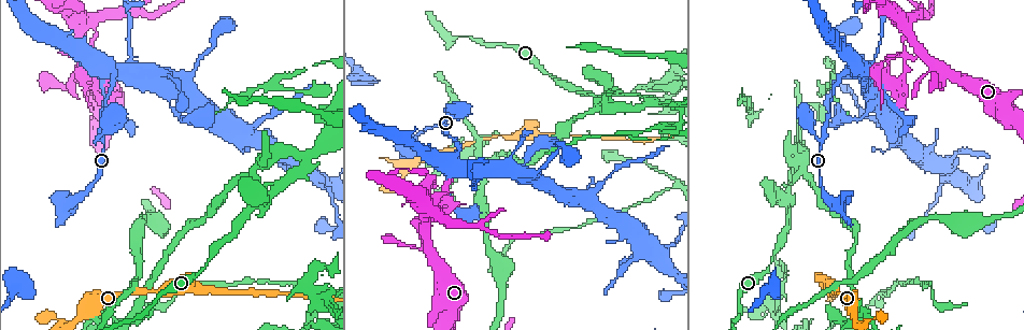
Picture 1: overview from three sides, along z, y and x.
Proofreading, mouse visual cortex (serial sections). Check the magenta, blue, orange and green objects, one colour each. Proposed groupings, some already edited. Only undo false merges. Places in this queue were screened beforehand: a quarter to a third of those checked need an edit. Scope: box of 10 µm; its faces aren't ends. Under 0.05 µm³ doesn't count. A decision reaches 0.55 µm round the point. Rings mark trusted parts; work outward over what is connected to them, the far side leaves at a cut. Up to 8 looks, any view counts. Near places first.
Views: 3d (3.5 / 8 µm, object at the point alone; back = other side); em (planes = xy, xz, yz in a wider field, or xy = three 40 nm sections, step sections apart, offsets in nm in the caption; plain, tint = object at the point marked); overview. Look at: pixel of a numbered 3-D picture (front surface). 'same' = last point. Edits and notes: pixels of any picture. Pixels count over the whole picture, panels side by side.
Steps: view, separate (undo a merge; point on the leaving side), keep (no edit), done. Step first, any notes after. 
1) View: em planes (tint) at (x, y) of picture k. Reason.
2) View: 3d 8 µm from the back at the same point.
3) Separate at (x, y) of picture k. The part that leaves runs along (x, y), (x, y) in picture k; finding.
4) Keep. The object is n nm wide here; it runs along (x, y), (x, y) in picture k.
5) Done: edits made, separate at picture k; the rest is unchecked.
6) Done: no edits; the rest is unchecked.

View: 3d 3.5 µm at (786, 199) of picture 1. Looks like a crossing.

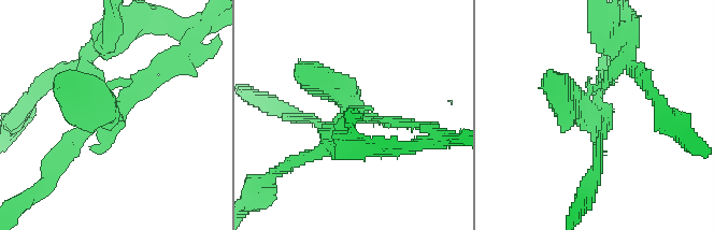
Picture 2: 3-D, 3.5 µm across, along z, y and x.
View: em xy step 3 (tint) at (107, 112) of picture 2. Shape alone is not enough.

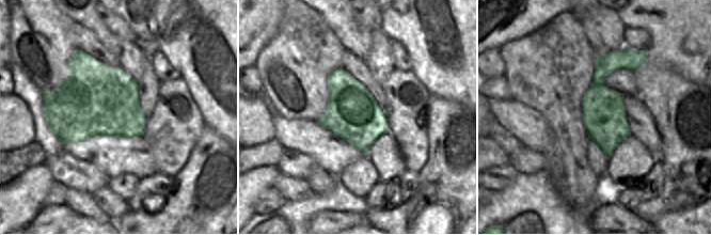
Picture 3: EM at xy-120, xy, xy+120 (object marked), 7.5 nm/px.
Separate at (605, 72) of picture 2. Two cells meet here.

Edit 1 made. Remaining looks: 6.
View: overview. See it whole again.

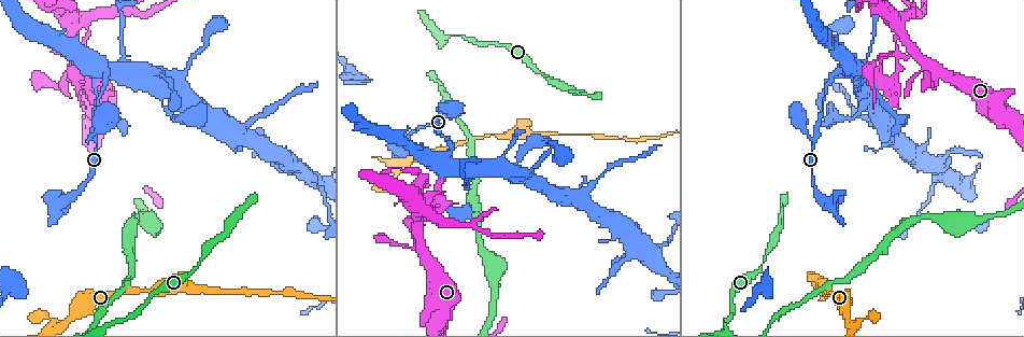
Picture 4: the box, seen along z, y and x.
View: 3d 3.5 µm at (53, 83) of picture 4.

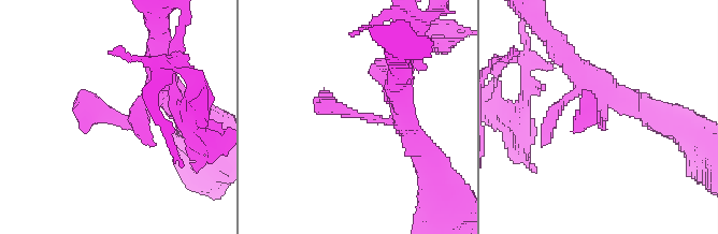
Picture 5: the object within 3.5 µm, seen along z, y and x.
View: em xy step 2 (tint) at (117, 116) of picture 5. Shape alone is not enough.

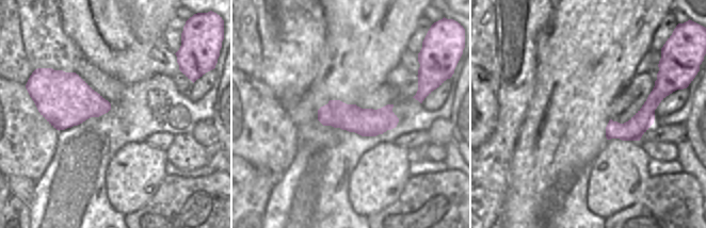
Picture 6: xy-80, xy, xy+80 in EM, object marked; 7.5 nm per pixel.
Keep. It runs along (320, 112), (363, 121), (395, 121) in picture 6; continuous, no second cell.

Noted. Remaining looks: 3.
View: 3d 8 µm at (103, 69) of picture 4. Thin arm on a thick one.

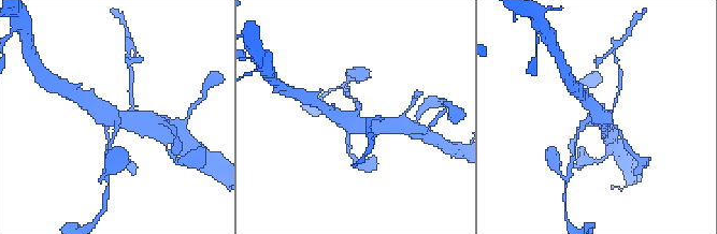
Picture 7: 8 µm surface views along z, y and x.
View: 3d 3.5 µm at the same point. Closer look.

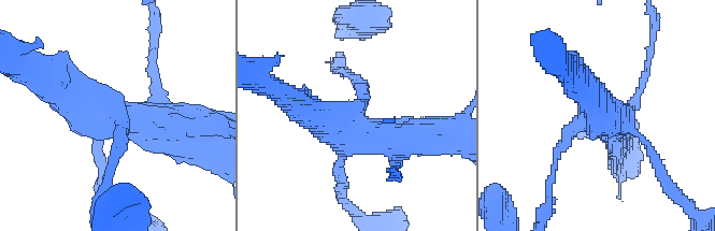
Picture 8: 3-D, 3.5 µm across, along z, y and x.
Keep. One cell here.

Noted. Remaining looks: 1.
Done: edits made, separate at picture 2; the rest is unchecked.

